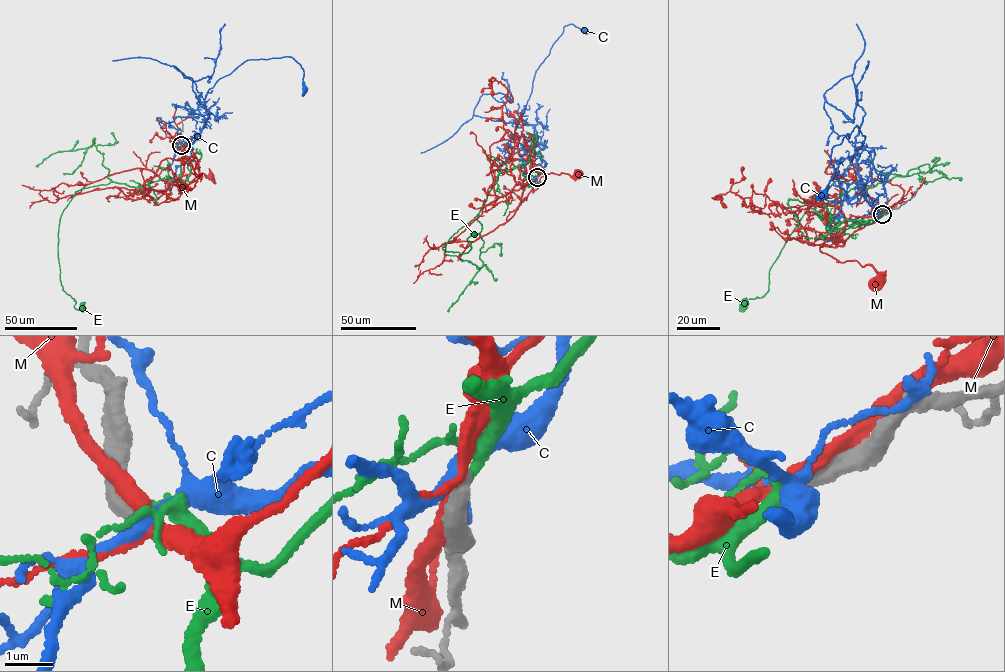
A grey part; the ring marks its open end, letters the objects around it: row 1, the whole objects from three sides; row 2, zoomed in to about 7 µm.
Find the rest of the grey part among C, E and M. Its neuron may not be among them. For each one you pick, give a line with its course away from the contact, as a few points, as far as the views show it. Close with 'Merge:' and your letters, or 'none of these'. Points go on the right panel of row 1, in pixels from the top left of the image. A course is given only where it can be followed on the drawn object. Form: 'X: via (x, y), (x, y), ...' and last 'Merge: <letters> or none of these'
E: via (882, 214), (828, 232), (816, 211), (842, 194), (838, 179), (798, 221), (771, 267), (767, 292), (744, 303)
Merge: E

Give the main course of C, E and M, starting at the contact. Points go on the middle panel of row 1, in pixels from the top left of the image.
C: (537, 177), (545, 162), (535, 143), (536, 132), (519, 117), (536, 70), (563, 27), (572, 24), (585, 31)
E: (537, 177), (527, 161), (498, 174), (478, 213), (442, 249), (467, 253), (471, 248), (467, 238), (473, 234)
M: (537, 177), (538, 172), (530, 160), (533, 163), (534, 156), (534, 169), (542, 173), (578, 174)

